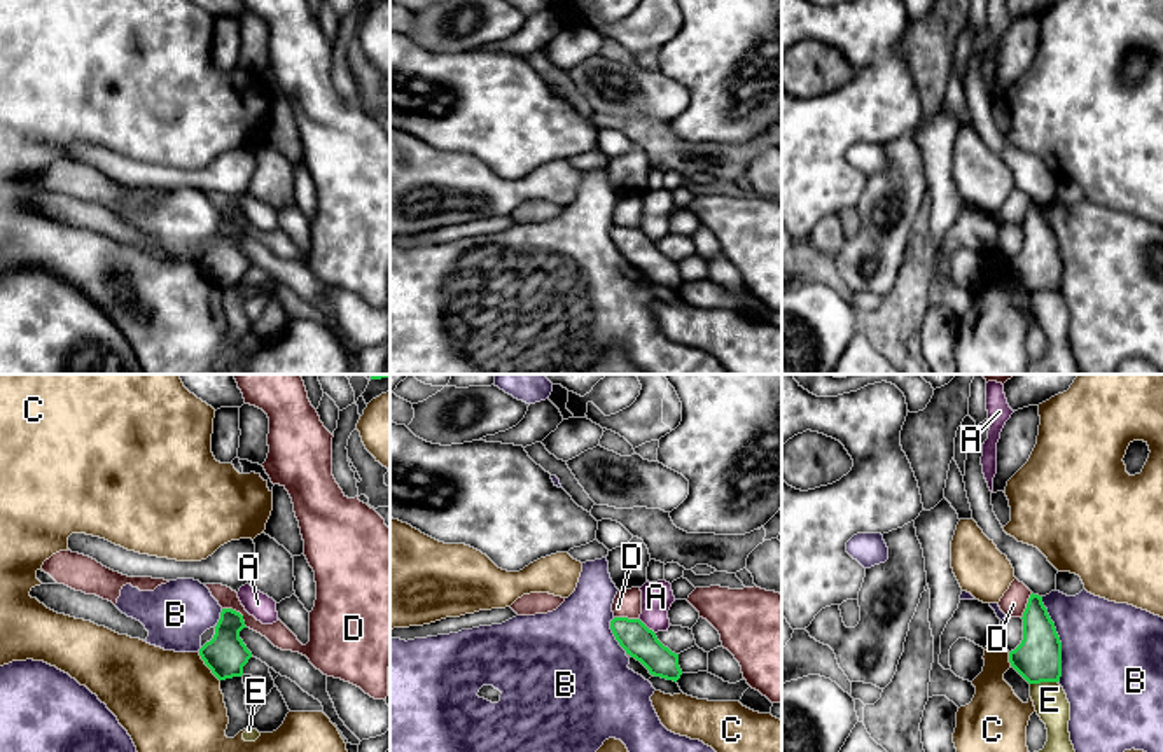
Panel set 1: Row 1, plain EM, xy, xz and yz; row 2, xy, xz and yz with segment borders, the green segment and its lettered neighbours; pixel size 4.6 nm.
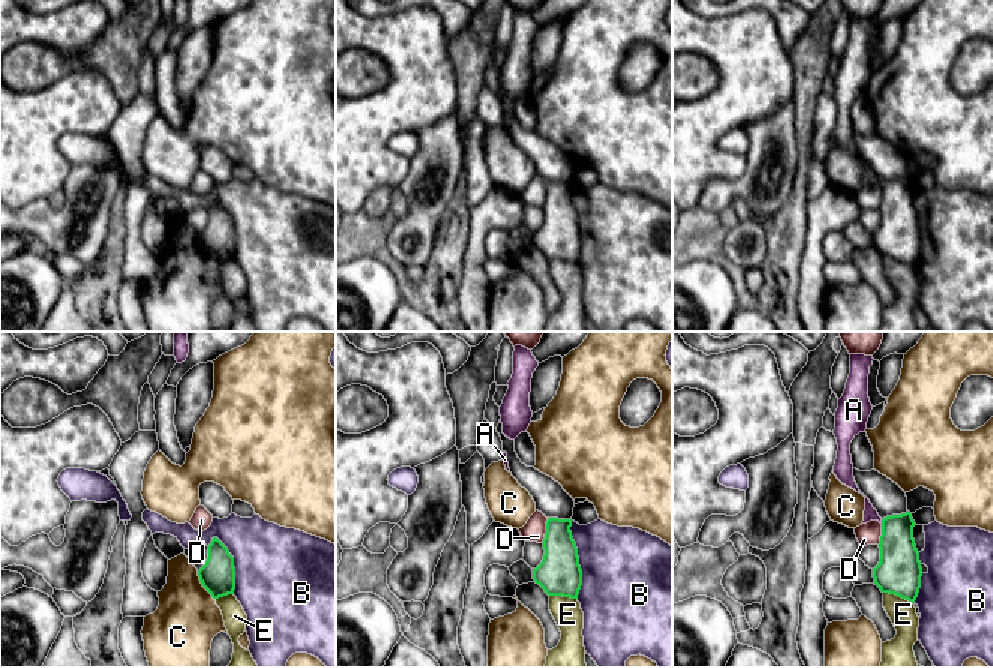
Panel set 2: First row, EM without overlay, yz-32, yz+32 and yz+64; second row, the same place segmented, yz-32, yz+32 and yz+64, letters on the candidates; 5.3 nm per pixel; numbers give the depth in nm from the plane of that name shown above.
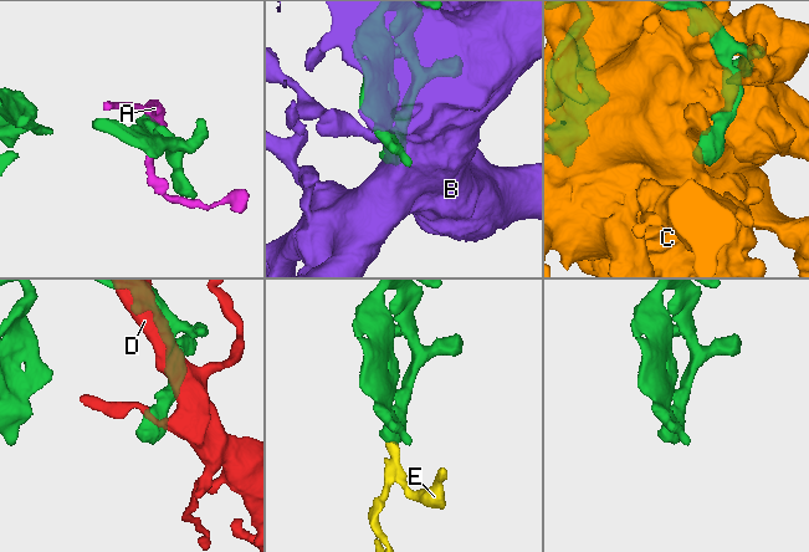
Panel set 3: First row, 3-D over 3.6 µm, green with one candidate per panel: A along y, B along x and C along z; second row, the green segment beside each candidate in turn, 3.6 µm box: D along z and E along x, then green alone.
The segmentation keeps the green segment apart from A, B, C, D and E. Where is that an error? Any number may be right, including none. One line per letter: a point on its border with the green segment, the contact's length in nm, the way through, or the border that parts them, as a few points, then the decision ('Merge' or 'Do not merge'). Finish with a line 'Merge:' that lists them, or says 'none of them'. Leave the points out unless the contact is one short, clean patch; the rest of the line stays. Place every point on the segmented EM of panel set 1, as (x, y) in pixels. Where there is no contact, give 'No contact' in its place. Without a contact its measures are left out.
A: Touches green at xz (646, 626). Shared border 110 nm. Boundary: xz (639, 618), (654, 633). Do not merge
B: Touches green at yz (1058, 640). Shared border 400 nm. Do not merge
C: Touches green at xy (207, 665). Shared border 170 nm. Do not merge
D: Touches green at xy (238, 612). Shared border 150 nm. Do not merge
E: Touches green at yz (1043, 681). Shared border 130 nm. Boundary: yz (1057, 681), (1030, 684). Do not merge
Merge: none of them

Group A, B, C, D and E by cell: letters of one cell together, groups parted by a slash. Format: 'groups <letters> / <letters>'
groups A / B / C / D / E

